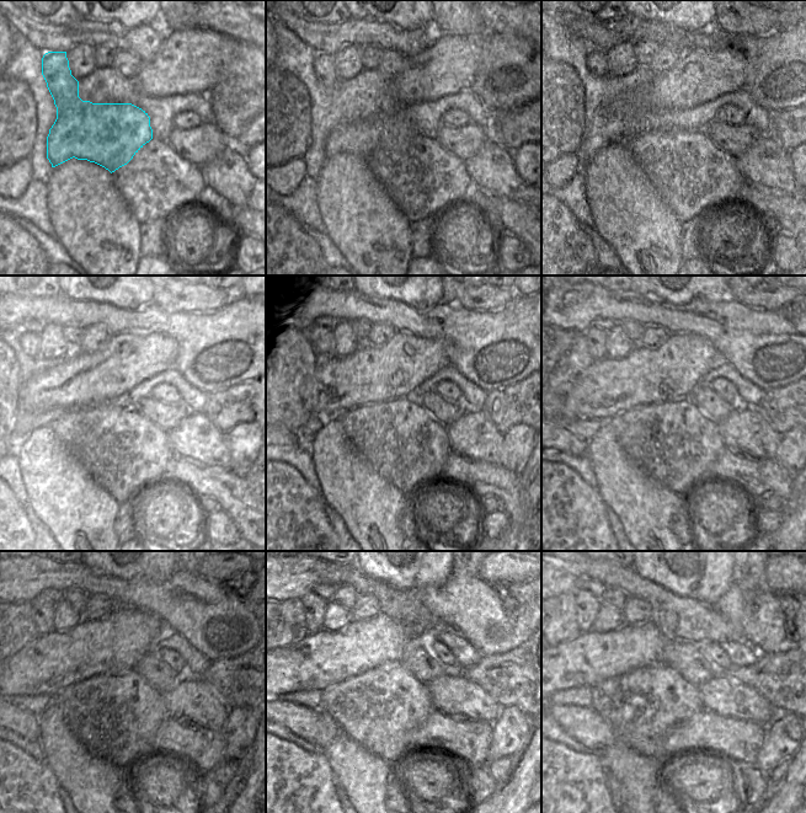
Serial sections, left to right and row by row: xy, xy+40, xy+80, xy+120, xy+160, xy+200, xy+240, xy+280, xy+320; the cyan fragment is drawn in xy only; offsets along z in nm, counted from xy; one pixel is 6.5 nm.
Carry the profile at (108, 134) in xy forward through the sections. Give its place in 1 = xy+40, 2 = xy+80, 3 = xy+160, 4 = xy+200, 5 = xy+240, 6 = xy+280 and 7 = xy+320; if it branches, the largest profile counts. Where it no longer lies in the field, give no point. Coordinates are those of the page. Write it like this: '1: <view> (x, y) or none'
1: xy+40 (359, 139)
2: xy+80 (597, 63)
3: xy+160 (321, 338)
4: xy+200 (594, 337)
5: xy+240 (42, 610)
6: xy+280 (314, 606)
7: xy+320 (587, 605)

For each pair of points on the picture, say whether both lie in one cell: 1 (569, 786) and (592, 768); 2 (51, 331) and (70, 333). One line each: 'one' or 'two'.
1: one
2: two

